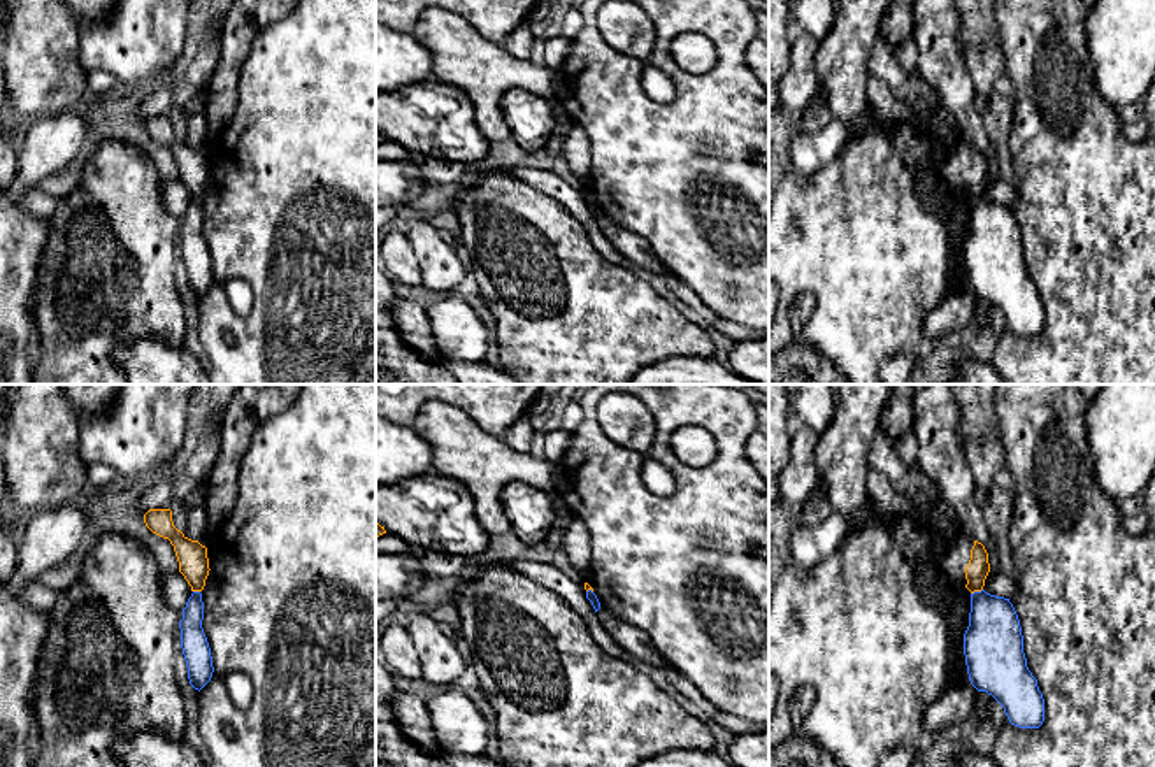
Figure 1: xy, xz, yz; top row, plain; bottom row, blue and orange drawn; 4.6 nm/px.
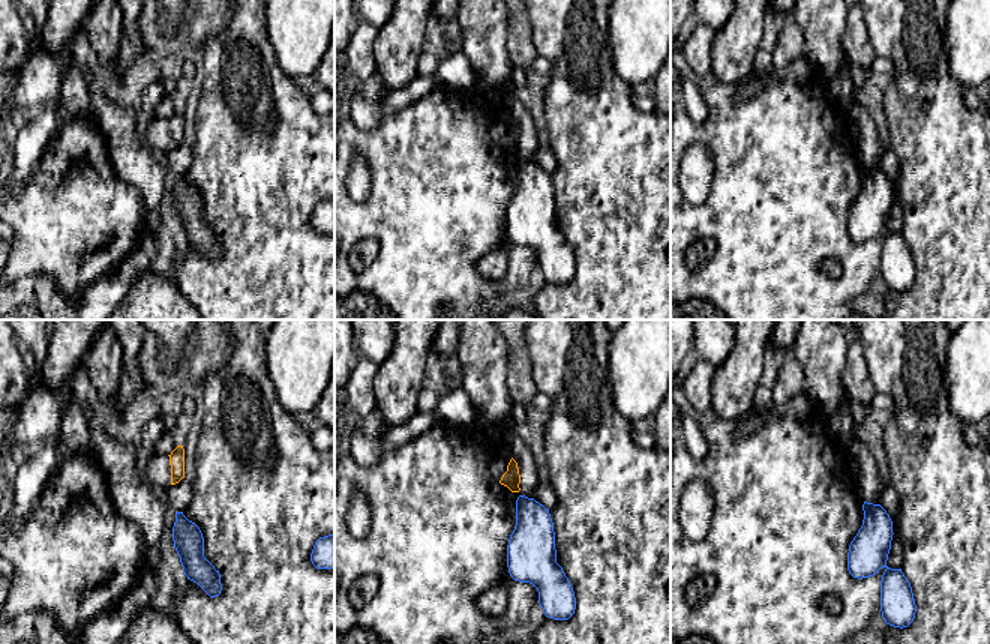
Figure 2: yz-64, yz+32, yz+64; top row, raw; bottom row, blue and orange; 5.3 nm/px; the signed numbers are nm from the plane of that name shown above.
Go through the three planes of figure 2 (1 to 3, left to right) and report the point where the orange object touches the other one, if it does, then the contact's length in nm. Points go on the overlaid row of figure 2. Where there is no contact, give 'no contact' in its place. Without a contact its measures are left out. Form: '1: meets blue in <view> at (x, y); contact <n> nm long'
1: no contact
2: no contact
3: no contact

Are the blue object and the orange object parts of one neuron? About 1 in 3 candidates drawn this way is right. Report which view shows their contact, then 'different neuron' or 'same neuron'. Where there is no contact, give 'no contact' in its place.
contact in yz; different neuron

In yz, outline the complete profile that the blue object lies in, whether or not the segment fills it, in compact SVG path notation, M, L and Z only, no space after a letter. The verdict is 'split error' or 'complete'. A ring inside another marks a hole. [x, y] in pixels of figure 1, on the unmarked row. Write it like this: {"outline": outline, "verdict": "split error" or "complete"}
{"outline": "M985 197L971 200L964 262L971 291L992 302L1011 332L1043 332L1044 305L1027 274L1020 226L1009 205Z", "verdict": "complete"}

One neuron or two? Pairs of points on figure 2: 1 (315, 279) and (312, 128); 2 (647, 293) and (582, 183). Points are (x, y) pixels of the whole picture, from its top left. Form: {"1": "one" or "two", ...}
{"1": "one", "2": "one"}

